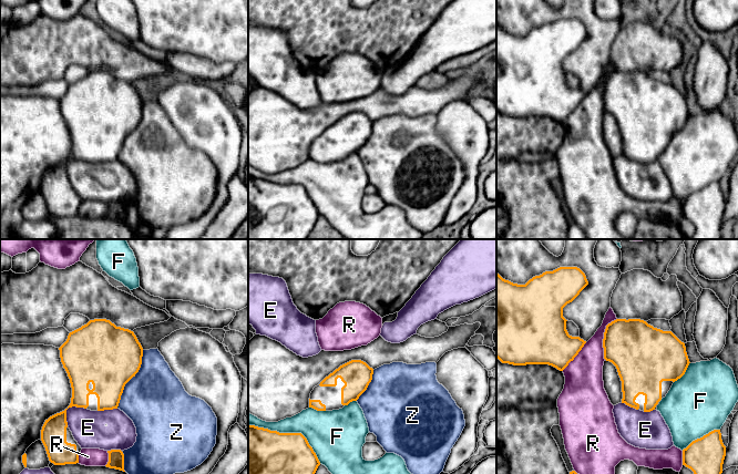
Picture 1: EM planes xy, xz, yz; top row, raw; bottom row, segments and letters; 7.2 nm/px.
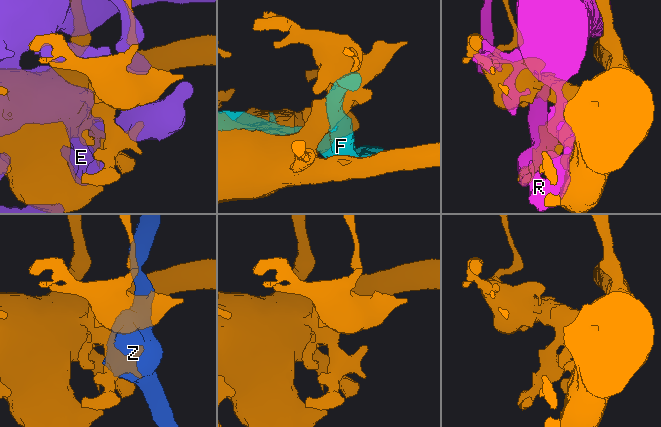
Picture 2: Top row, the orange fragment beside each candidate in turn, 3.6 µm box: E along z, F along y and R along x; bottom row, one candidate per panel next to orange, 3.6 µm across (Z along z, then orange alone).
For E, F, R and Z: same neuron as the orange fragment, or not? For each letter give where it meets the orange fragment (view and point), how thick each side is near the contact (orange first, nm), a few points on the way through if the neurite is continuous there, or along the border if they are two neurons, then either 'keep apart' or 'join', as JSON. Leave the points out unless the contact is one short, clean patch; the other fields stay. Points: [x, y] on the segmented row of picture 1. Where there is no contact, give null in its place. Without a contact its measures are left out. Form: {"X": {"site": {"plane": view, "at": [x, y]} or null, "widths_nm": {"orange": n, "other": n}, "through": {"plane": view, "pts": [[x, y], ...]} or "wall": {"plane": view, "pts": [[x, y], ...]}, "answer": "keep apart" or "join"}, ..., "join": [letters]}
{"E": {"site": {"plane": "xy", "at": [68, 408]}, "widths_nm": {"orange": 190, "other": 240}, "answer": "keep apart"}, "F": {"site": {"plane": "xz", "at": [289, 433]}, "widths_nm": {"orange": 340, "other": 280}, "answer": "keep apart"}, "R": {"site": {"plane": "yz", "at": [604, 338]}, "widths_nm": {"orange": 400, "other": 220}, "answer": "keep apart"}, "Z": {"site": {"plane": "xy", "at": [131, 378]}, "widths_nm": {"orange": 460, "other": 460}, "answer": "keep apart"}, "join": []}

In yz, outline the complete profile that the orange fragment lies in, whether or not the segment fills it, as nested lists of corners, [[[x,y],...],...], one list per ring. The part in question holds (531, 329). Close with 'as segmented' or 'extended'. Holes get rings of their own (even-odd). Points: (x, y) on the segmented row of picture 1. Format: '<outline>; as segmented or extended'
[[[577,267],[545,271],[525,285],[513,284],[496,274],[496,358],[502,363],[549,364],[563,371],[586,343],[568,334],[563,308],[587,285],[585,274]]]; as segmented

